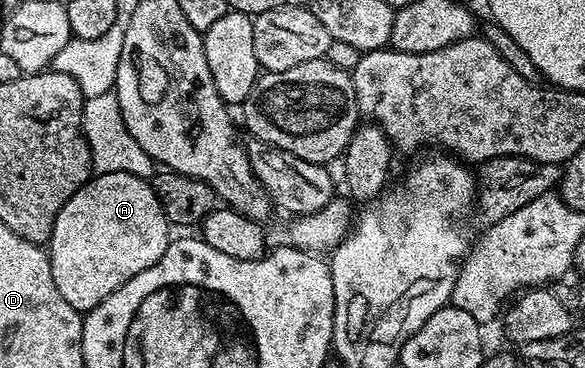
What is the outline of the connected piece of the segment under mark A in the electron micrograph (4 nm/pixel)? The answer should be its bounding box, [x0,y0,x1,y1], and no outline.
[47,172,170,313]

